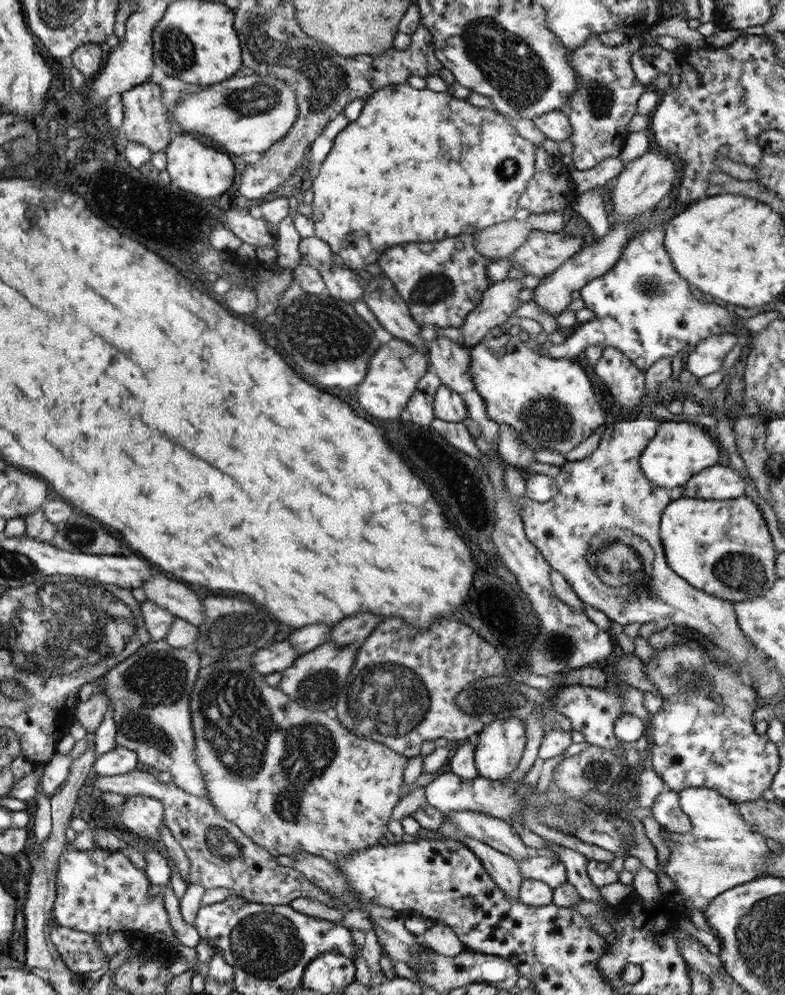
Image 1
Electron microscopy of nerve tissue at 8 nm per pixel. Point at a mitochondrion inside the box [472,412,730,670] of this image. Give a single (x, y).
(619, 564)

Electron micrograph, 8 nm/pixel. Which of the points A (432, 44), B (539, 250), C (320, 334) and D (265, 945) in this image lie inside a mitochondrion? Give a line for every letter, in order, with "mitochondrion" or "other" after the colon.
A: other
B: other
C: mitochondrion
D: mitochondrion

